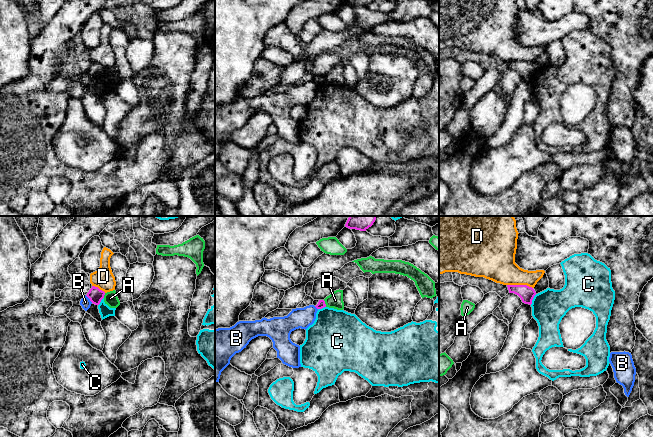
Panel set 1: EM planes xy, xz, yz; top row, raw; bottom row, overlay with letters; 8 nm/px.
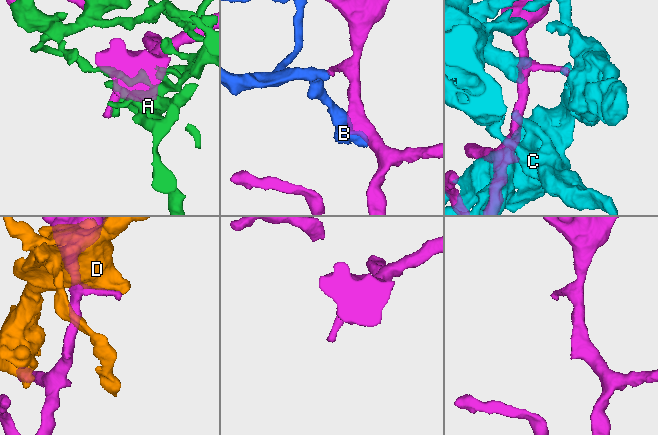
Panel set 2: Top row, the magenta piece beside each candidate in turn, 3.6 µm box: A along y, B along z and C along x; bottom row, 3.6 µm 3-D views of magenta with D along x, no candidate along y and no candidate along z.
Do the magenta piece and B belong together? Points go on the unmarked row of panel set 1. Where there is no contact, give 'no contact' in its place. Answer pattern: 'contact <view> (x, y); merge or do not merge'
contact xy (89, 74); do not merge

